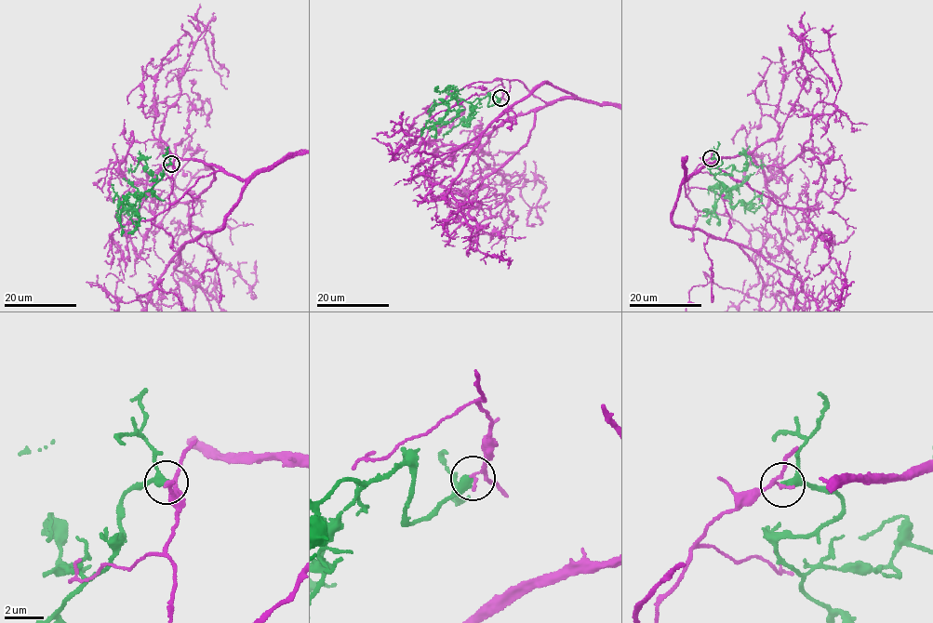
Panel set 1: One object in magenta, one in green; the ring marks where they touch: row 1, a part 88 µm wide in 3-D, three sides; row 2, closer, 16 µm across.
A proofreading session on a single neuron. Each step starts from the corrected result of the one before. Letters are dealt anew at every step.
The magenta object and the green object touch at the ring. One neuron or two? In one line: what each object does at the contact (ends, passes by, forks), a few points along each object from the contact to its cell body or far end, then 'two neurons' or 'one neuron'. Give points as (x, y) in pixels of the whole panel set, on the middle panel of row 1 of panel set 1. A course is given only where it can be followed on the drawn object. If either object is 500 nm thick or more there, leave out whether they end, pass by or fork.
magenta passes by | green passes by | magenta via (500, 98), (496, 78), (553, 103), (571, 95), (541, 83), (459, 148), (414, 161), (444, 190), (426, 172) | green via (500, 98), (490, 106), (488, 95), (472, 102), (461, 99), (456, 110), (429, 122), (420, 137) | two neurons

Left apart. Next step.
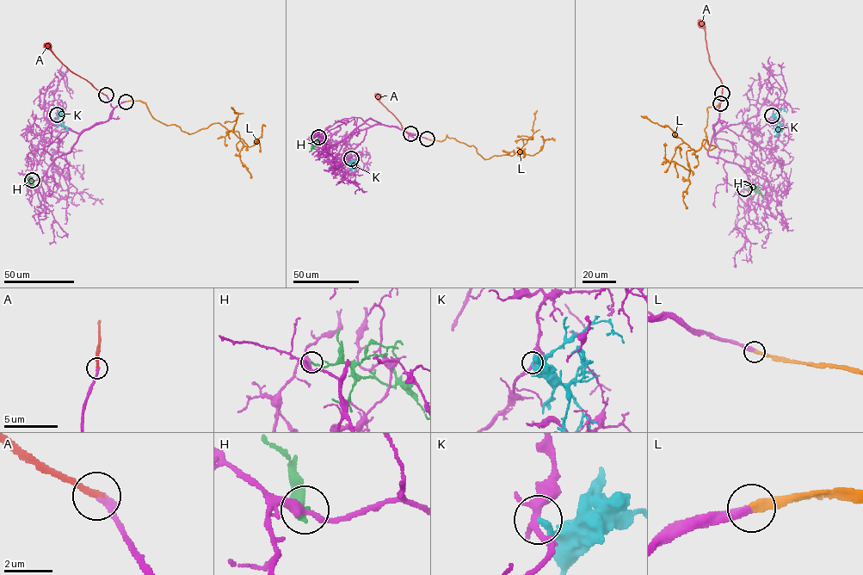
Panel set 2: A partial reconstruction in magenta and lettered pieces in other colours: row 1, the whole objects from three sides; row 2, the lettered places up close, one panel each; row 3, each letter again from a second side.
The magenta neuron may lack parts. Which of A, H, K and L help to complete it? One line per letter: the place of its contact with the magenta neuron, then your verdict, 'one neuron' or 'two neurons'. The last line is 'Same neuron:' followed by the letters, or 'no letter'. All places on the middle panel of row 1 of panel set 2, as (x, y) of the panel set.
A: (410, 133) | one neuron
H: (318, 137) | two neurons
K: (351, 158) | two neurons
L: (427, 139) | one neuron
Same neuron: A, L

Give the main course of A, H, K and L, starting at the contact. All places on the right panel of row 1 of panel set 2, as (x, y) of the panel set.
A: (722, 93), (722, 82), (709, 58), (705, 32), (699, 20)
H: (744, 188), (765, 196)
K: (772, 115), (776, 116), (777, 130), (784, 127)
L: (720, 103), (704, 130), (715, 146), (687, 151), (689, 170), (667, 145)

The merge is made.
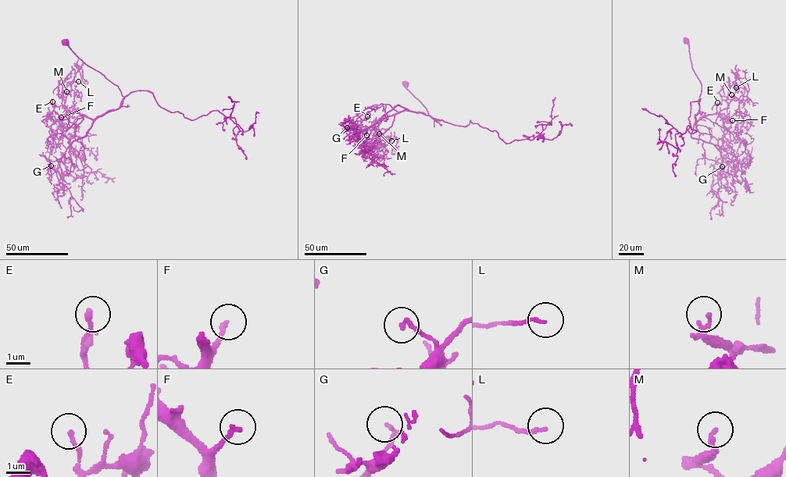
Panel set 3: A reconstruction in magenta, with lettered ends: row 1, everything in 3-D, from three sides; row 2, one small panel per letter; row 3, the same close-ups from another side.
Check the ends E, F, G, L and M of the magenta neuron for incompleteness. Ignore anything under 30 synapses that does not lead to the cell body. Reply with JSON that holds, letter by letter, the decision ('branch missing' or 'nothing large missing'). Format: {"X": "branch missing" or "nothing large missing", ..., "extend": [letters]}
{"E": "nothing large missing", "F": "branch missing", "G": "nothing large missing", "L": "nothing large missing", "M": "nothing large missing", "extend": ["F"]}

